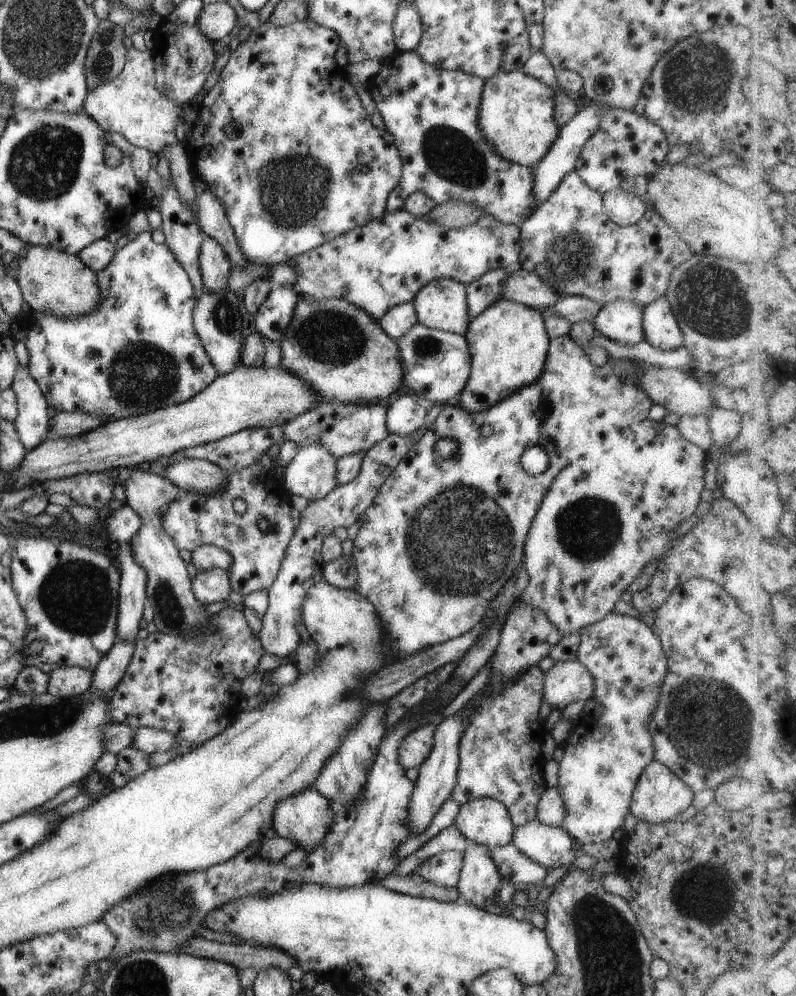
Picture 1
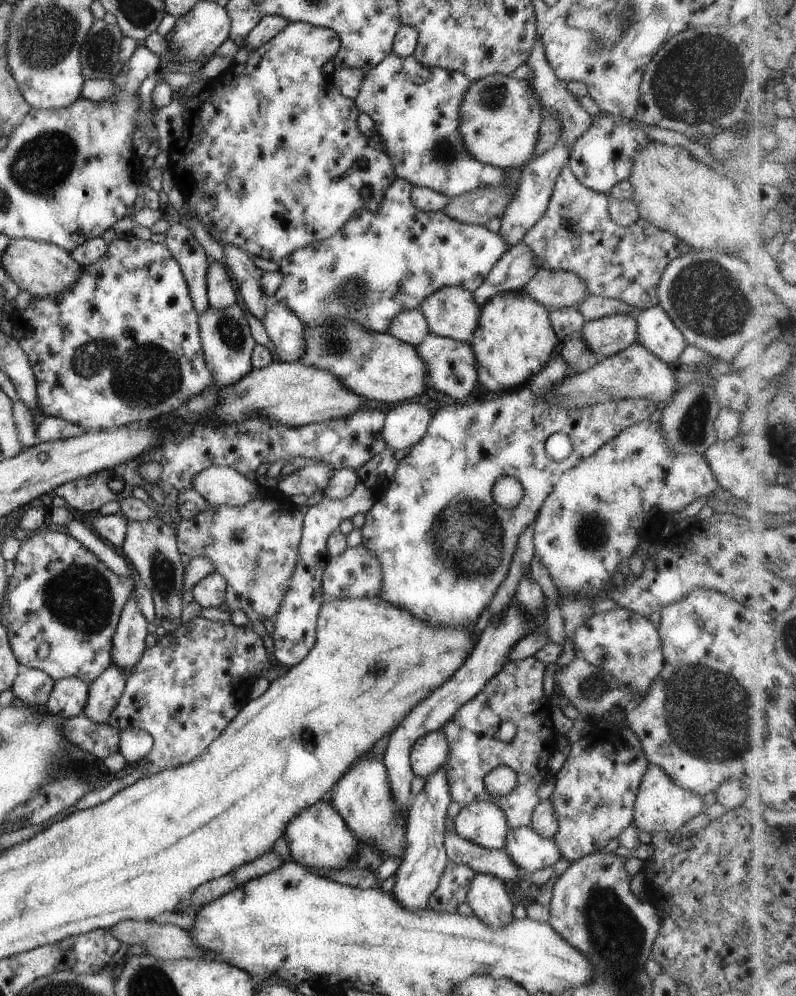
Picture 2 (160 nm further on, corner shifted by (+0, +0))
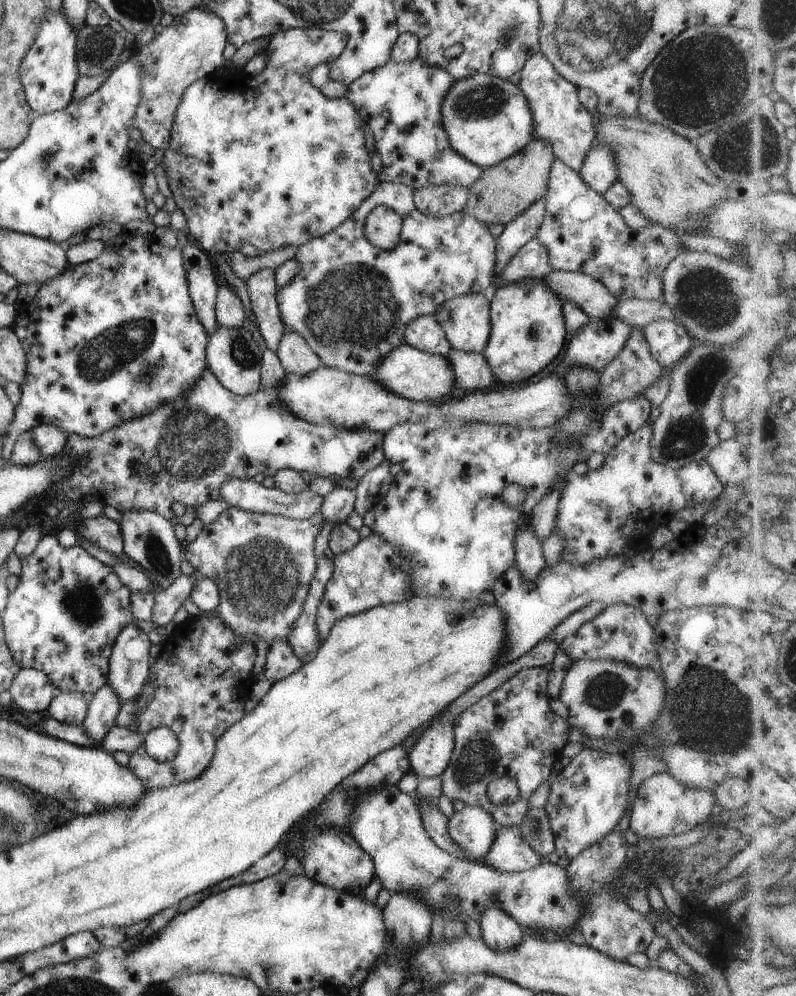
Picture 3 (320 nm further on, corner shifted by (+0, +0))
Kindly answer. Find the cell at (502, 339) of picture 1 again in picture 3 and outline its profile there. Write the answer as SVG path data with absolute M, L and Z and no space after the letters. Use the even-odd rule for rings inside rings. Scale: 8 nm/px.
M526 279L525 281L507 283L497 287L490 299L490 335L481 355L491 369L497 386L508 386L515 384L515 382L521 382L521 380L527 380L545 368L563 348L565 332L562 302L543 281Z

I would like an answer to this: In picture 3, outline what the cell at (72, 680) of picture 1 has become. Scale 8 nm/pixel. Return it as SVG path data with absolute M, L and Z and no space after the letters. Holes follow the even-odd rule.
M58 691L48 704L44 716L68 725L81 725L87 705L88 696L84 693Z

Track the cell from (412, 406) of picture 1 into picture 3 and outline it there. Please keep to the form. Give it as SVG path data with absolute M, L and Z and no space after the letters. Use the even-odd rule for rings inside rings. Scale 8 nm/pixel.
M405 421L392 426L383 433L382 451L384 458L389 460L391 464L410 457L425 433L426 428L421 423Z

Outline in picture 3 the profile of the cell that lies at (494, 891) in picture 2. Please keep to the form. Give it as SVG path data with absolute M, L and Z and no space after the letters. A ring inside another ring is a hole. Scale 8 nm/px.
M496 905L488 907L478 918L481 940L497 953L515 948L522 940L525 930Z

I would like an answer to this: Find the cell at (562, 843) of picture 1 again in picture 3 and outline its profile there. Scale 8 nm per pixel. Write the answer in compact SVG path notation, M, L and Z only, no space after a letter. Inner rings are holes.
M497 826L494 839L482 865L500 873L518 873L529 870L541 858L524 840L518 826Z

